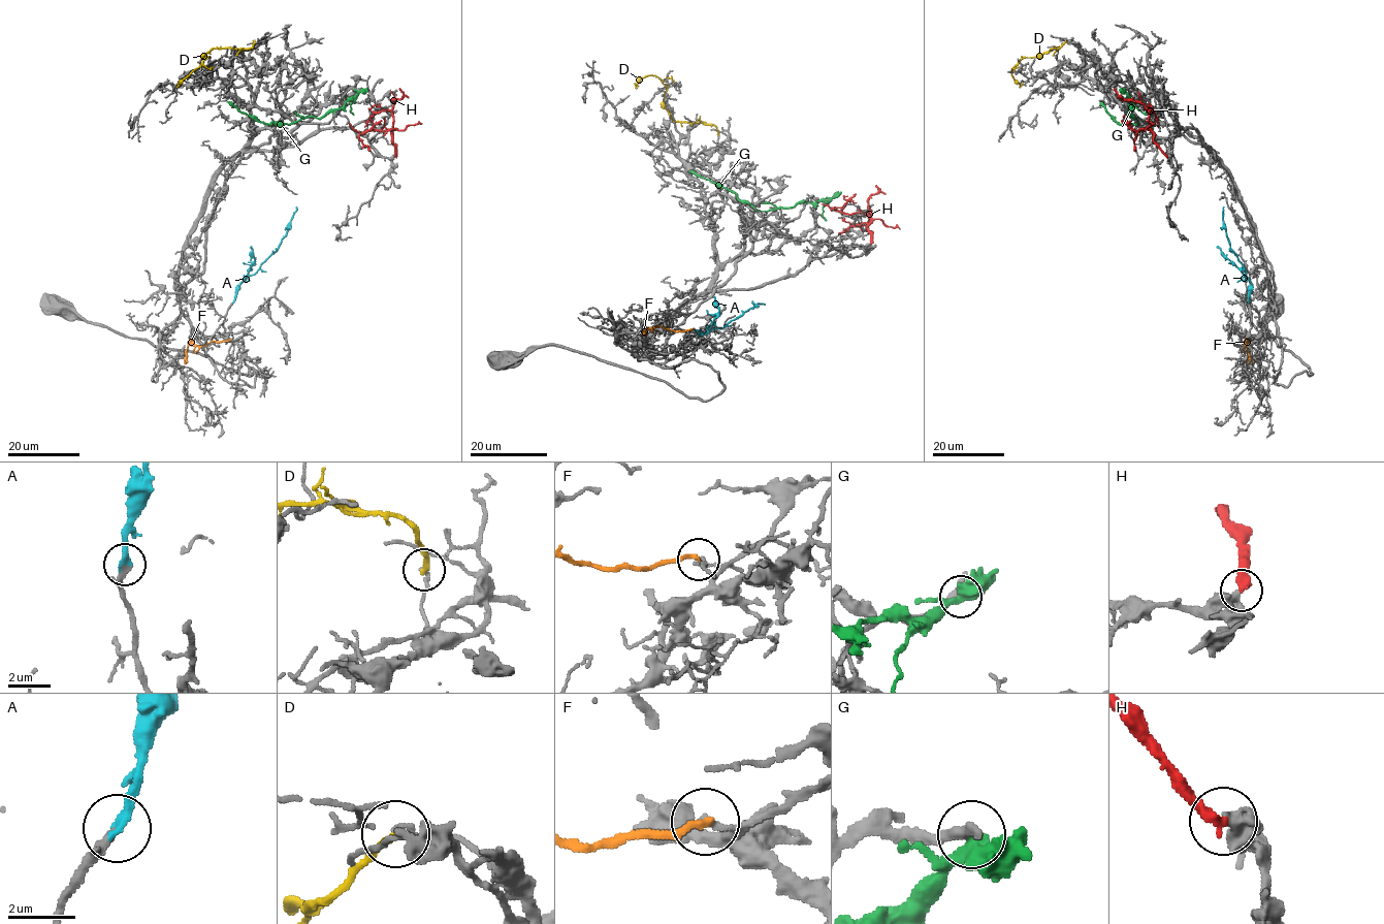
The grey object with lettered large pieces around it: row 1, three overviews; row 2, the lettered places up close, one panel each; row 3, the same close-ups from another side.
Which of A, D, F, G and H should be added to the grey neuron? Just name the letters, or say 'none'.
none

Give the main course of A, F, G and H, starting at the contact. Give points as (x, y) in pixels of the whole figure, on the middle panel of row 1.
A: (697, 330), (706, 335), (712, 328), (721, 328), (758, 304), (764, 305)
F: (693, 329), (675, 331), (662, 326), (648, 328), (645, 336), (644, 332)
G: (835, 197), (827, 200), (799, 201), (789, 208), (755, 210), (735, 193), (688, 171)
H: (871, 244), (867, 205), (868, 198), (879, 191), (875, 185)

